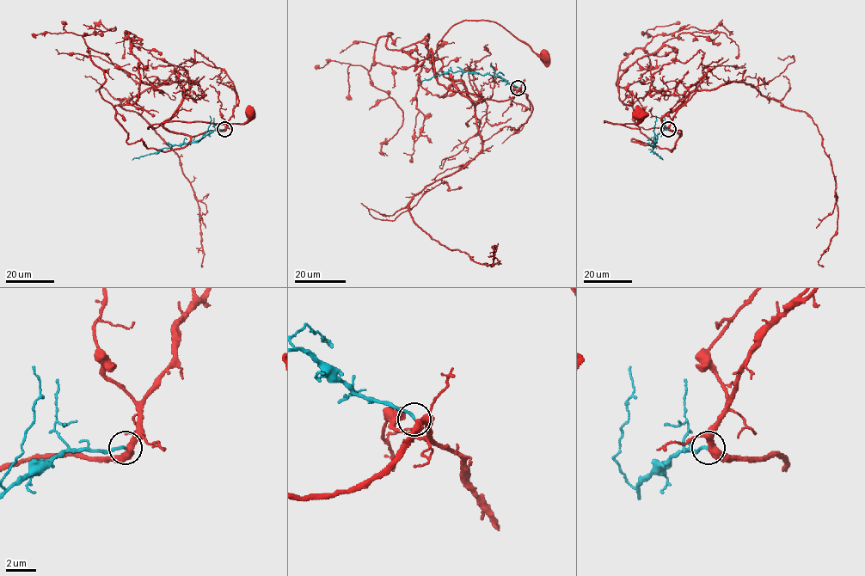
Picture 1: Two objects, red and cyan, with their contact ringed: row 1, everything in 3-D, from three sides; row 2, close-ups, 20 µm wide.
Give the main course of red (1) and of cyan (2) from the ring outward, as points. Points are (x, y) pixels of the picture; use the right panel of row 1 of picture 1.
1: (668, 129), (679, 130), (681, 135), (663, 125), (630, 128), (604, 122), (635, 124), (639, 113)
2: (668, 129), (657, 135), (652, 150), (663, 160)

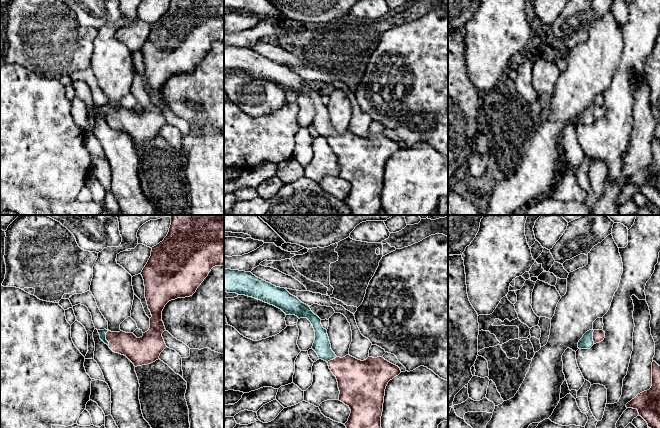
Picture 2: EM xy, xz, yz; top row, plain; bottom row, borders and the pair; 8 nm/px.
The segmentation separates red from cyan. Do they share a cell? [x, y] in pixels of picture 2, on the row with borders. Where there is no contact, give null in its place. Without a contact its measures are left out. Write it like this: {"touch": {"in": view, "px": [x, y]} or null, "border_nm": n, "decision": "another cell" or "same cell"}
{"touch": {"in": "xy", "px": [106, 338]}, "border_nm": 130, "decision": "same cell"}

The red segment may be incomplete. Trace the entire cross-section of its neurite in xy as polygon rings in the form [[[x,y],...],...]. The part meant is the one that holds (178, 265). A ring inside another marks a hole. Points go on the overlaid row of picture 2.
[[[172,215],[170,218],[167,236],[152,247],[151,256],[141,272],[152,315],[149,330],[140,338],[123,331],[98,330],[100,339],[113,352],[126,356],[135,367],[155,362],[167,347],[162,337],[166,331],[162,321],[165,305],[171,300],[192,296],[213,267],[224,266],[224,215]]]

